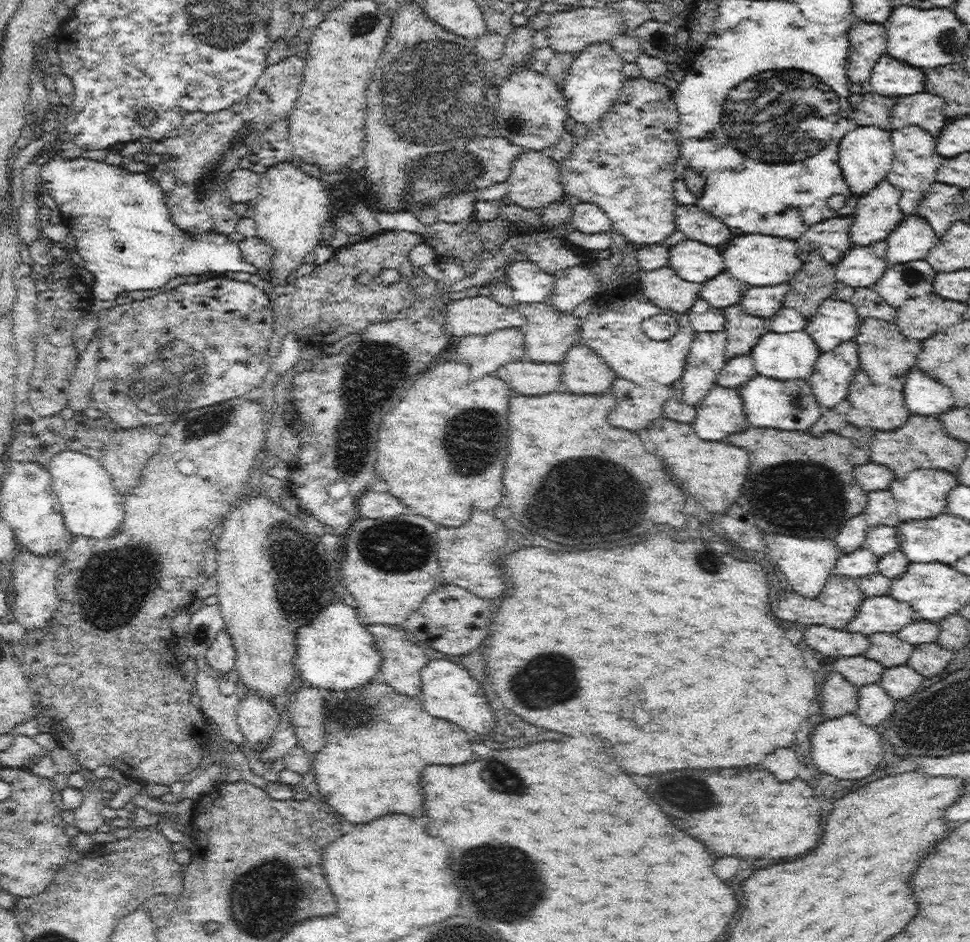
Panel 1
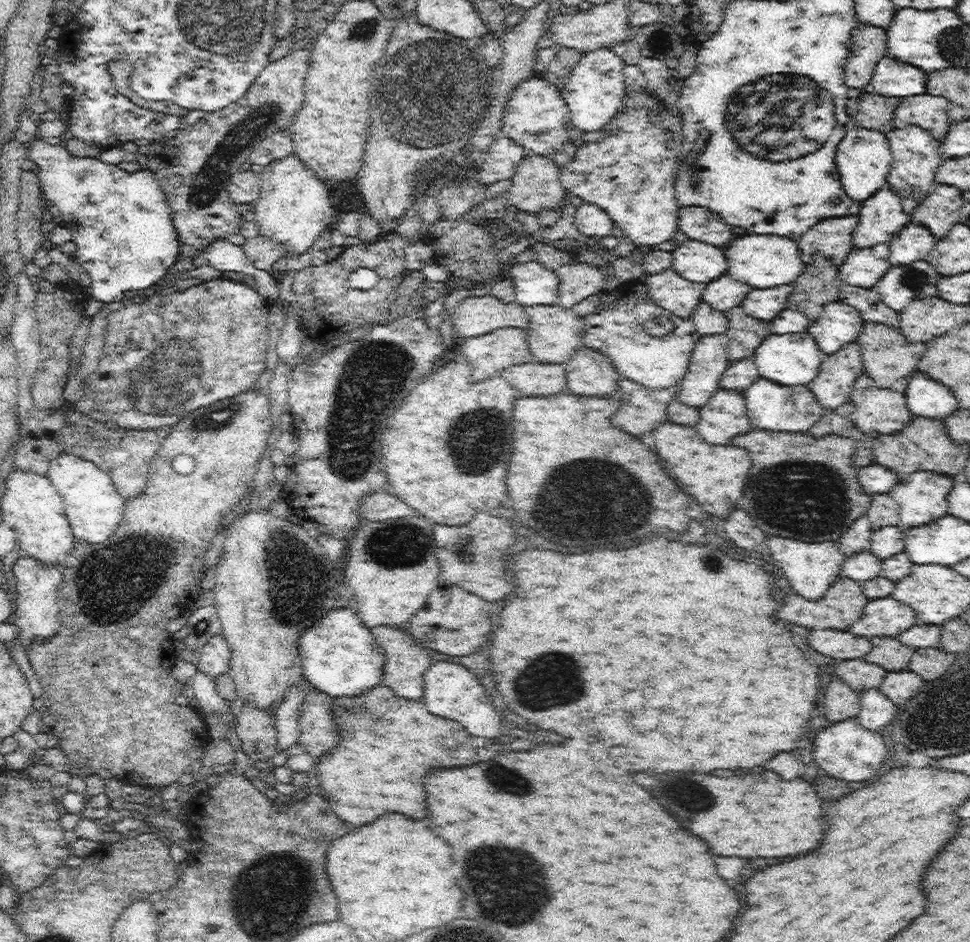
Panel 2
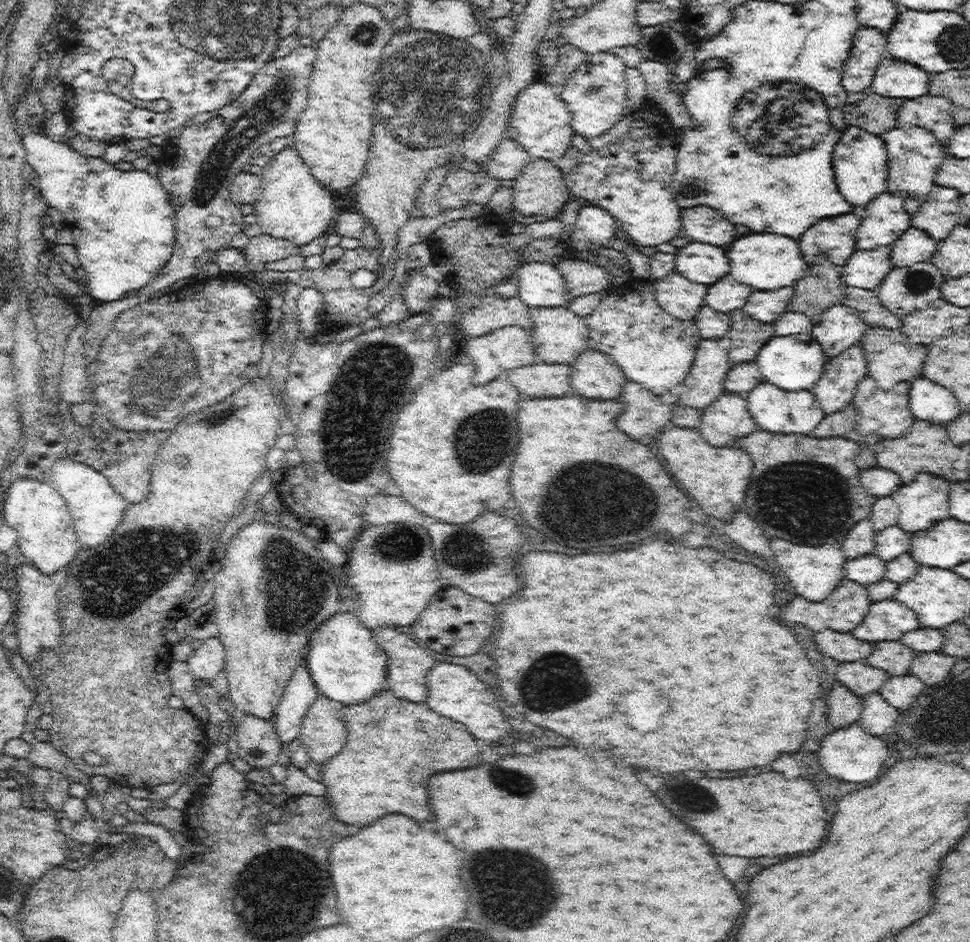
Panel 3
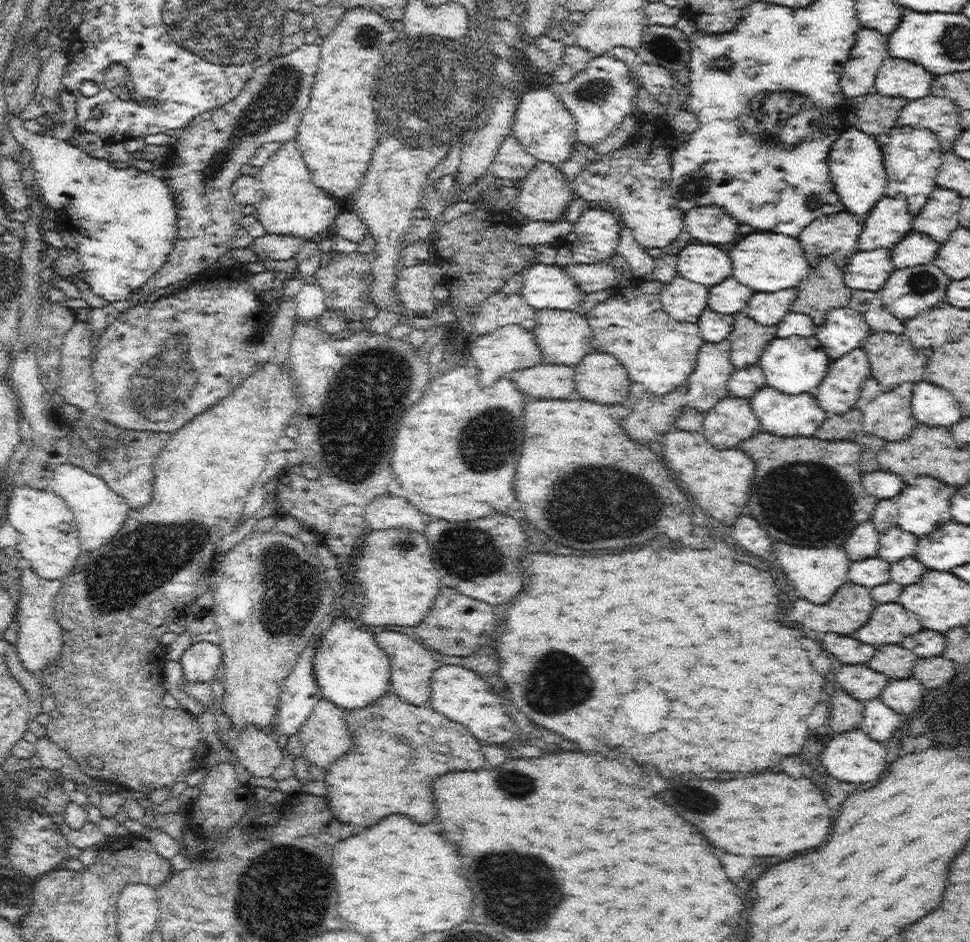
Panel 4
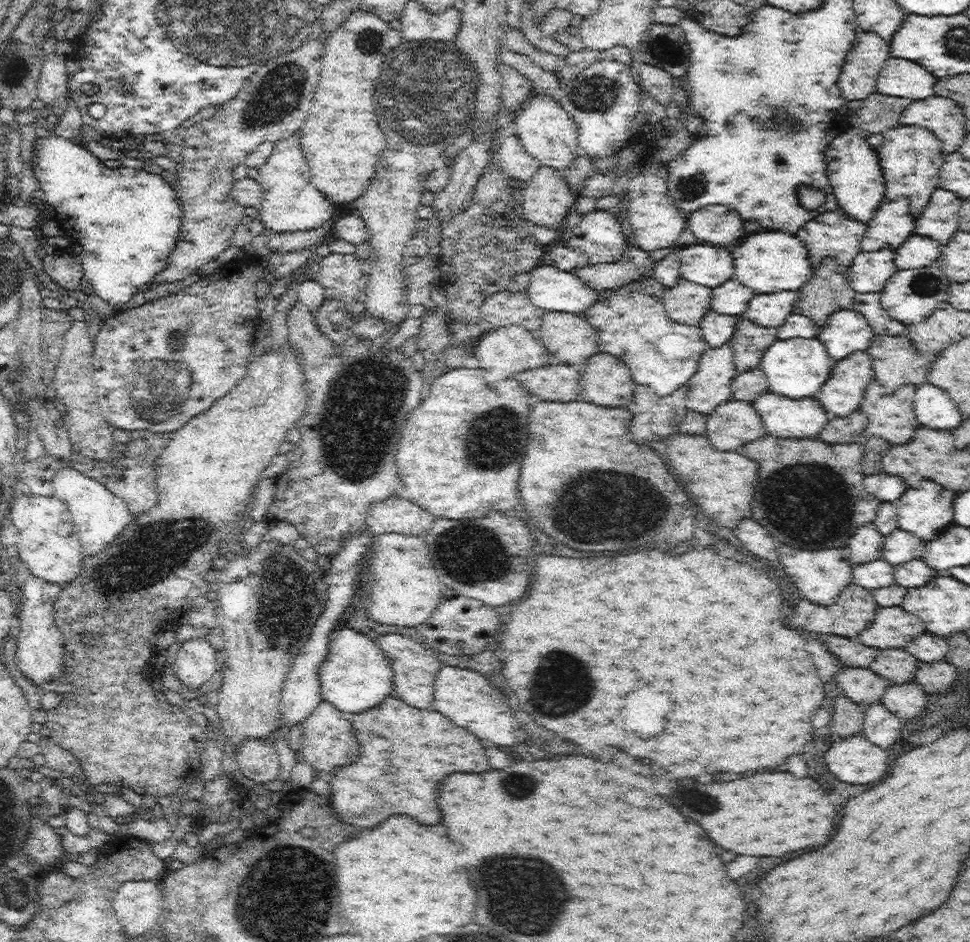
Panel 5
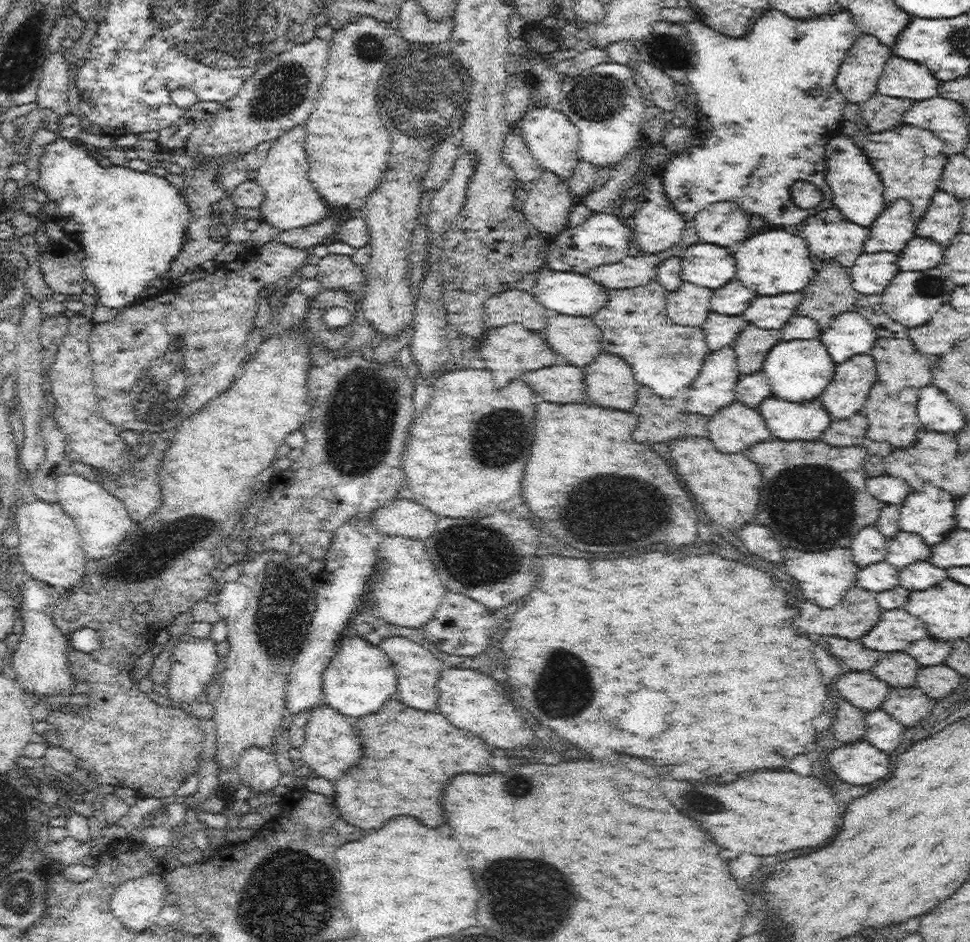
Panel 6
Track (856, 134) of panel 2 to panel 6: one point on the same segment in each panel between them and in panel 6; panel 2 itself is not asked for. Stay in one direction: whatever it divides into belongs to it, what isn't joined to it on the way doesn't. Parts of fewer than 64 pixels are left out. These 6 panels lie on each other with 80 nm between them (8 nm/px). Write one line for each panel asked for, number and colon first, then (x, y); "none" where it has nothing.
3: (860, 164)
4: (855, 162)
5: (858, 185)
6: (857, 191)

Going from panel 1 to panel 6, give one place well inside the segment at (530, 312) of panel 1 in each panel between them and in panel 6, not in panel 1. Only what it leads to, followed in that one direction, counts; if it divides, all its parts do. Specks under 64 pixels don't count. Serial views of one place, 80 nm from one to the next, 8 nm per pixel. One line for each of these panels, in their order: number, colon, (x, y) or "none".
2: (554, 333)
3: (558, 335)
4: (565, 337)
5: (569, 337)
6: (579, 339)

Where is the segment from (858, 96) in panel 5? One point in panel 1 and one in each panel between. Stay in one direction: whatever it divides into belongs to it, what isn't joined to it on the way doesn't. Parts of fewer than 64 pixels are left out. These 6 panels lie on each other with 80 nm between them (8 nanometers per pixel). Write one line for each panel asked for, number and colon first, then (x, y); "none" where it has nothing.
1: (866, 41)
2: (868, 46)
3: (865, 56)
4: (866, 57)

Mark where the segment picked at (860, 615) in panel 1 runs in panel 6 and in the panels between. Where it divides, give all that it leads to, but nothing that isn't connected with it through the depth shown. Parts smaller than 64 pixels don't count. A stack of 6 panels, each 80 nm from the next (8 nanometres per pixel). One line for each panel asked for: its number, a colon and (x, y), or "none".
2: (883, 617)
3: (887, 620)
4: (890, 623)
5: (895, 626)
6: (898, 628)

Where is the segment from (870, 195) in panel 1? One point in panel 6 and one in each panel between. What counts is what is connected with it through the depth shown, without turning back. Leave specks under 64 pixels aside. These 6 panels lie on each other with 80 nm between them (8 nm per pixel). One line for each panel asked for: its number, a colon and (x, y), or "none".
2: (882, 217)
3: (886, 219)
4: (890, 220)
5: (890, 228)
6: (890, 233)

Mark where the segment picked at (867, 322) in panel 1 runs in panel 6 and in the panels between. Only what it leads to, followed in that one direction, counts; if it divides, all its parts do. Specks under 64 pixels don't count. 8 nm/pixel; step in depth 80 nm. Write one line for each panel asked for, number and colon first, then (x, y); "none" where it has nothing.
2: (887, 355)
3: (891, 359)
4: (893, 360)
5: (896, 362)
6: (898, 363)

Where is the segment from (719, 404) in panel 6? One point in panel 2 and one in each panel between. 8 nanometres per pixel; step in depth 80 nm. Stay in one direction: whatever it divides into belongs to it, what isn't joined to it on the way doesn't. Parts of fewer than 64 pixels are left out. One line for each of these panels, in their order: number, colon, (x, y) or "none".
2: (709, 360)
3: (704, 383)
4: (707, 384)
5: (710, 385)

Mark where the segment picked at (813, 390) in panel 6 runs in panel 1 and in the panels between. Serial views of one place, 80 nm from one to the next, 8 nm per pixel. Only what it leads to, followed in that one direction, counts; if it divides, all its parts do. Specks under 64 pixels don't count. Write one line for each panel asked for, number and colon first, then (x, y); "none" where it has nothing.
1: (791, 356)
2: (790, 359)
3: (795, 362)
4: (797, 364)
5: (797, 368)

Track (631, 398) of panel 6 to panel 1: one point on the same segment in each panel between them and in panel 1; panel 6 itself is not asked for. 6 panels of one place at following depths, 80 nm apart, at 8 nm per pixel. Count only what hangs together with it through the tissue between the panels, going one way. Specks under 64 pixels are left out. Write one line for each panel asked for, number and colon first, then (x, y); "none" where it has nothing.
1: (585, 372)
2: (589, 373)
3: (596, 375)
4: (600, 377)
5: (606, 380)

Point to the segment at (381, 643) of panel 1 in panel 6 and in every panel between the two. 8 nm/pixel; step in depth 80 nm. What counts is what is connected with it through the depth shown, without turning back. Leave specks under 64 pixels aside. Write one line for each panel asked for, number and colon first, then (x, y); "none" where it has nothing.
2: (407, 661)
3: (409, 662)
4: (412, 665)
5: (414, 667)
6: (417, 670)

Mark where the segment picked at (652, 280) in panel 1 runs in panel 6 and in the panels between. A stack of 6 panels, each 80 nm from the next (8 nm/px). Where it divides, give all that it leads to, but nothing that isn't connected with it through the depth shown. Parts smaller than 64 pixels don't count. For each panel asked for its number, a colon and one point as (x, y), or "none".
2: (669, 290)
3: (682, 298)
4: (683, 300)
5: (686, 302)
6: (689, 305)

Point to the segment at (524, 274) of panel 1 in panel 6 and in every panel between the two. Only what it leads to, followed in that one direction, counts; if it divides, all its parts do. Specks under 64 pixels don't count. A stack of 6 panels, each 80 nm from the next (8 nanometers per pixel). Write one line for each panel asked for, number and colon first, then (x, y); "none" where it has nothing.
2: (535, 284)
3: (541, 285)
4: (545, 286)
5: (551, 289)
6: (569, 293)

